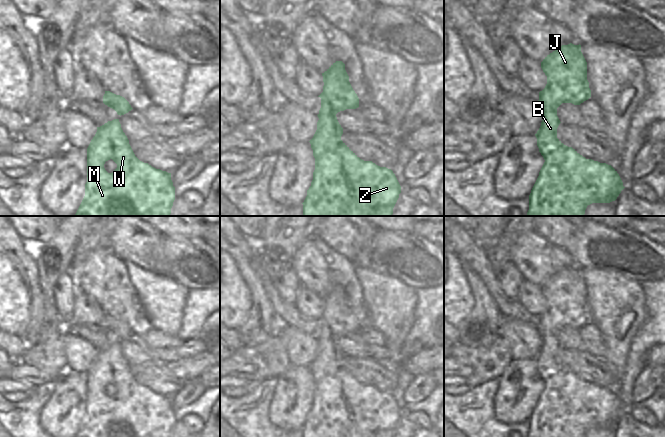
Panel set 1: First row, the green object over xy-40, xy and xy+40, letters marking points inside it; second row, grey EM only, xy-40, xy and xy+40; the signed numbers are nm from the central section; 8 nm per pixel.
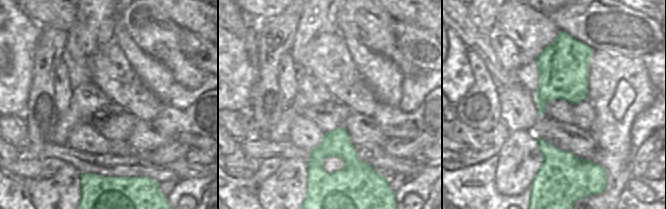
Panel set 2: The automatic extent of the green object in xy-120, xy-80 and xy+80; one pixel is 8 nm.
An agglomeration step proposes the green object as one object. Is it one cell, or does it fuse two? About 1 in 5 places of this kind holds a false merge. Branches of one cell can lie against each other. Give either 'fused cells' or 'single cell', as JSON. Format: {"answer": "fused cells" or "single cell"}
{"answer": "single cell"}

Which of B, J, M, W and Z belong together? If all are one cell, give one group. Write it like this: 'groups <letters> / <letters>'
groups B J M W Z

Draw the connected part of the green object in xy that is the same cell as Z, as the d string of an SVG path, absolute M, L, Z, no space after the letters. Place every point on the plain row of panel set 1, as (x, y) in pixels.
M342 285L333 287L324 297L321 332L317 339L317 354L309 365L315 382L311 410L303 428L303 437L393 437L401 417L401 410L391 393L372 385L360 383L342 364L343 352L336 338L359 331L359 322L353 314Z

